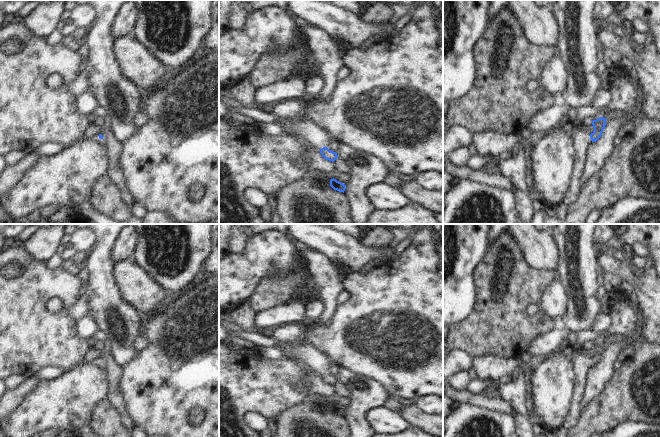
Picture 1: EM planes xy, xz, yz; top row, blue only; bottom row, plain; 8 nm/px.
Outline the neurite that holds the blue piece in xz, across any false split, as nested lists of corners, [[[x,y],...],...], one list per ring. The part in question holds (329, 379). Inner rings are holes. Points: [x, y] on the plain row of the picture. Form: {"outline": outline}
{"outline": [[[304,340],[288,344],[283,352],[287,357],[300,362],[307,370],[318,372],[326,384],[334,386],[338,382],[336,376],[327,372],[327,368],[331,363],[330,358]]]}

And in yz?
{"outline": [[[600,341],[592,345],[594,355],[590,358],[583,350],[578,350],[577,352],[571,354],[572,362],[574,365],[575,373],[575,385],[574,385],[574,395],[570,405],[570,411],[563,422],[563,427],[567,430],[573,428],[578,423],[582,415],[582,395],[586,387],[586,381],[588,377],[588,371],[592,366],[597,365],[606,350],[607,342]]]}

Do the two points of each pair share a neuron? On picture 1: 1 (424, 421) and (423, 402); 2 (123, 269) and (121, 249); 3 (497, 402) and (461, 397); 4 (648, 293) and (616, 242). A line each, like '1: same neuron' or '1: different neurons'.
1: different neurons
2: different neurons
3: same neuron
4: different neurons

